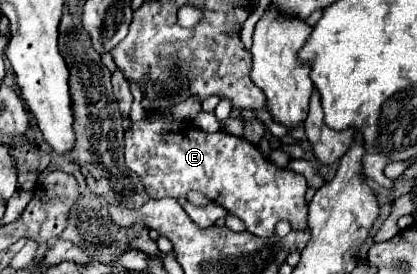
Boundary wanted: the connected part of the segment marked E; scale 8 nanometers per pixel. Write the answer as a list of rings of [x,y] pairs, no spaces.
[[[156,97],[154,109],[148,111],[148,115],[134,123],[130,131],[126,131],[126,165],[140,177],[144,183],[144,189],[148,197],[160,199],[160,197],[186,197],[188,191],[200,191],[204,193],[210,201],[216,201],[222,205],[228,213],[238,215],[246,227],[248,233],[256,237],[272,237],[276,223],[278,221],[290,221],[292,229],[302,231],[306,229],[306,217],[308,217],[308,205],[304,201],[306,193],[306,179],[298,173],[292,173],[288,169],[278,169],[272,161],[268,161],[250,141],[244,137],[234,137],[226,131],[218,133],[206,133],[190,125],[190,121],[166,121],[162,117],[162,109],[170,105],[166,97]]]

